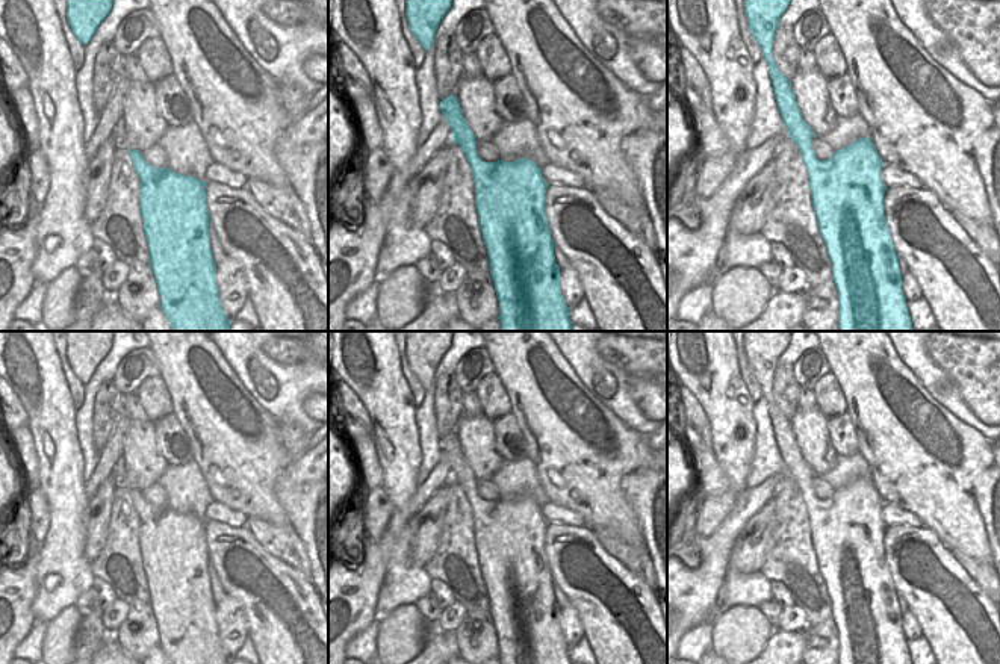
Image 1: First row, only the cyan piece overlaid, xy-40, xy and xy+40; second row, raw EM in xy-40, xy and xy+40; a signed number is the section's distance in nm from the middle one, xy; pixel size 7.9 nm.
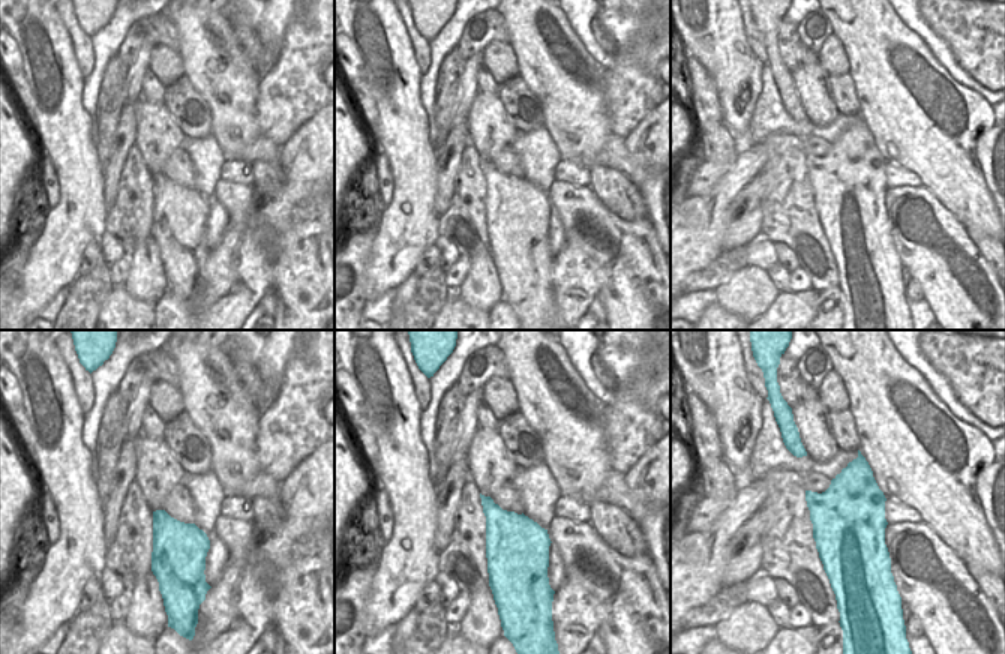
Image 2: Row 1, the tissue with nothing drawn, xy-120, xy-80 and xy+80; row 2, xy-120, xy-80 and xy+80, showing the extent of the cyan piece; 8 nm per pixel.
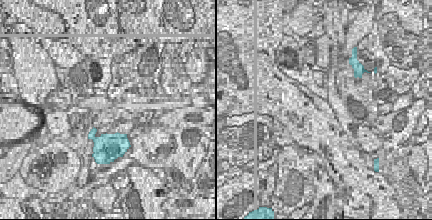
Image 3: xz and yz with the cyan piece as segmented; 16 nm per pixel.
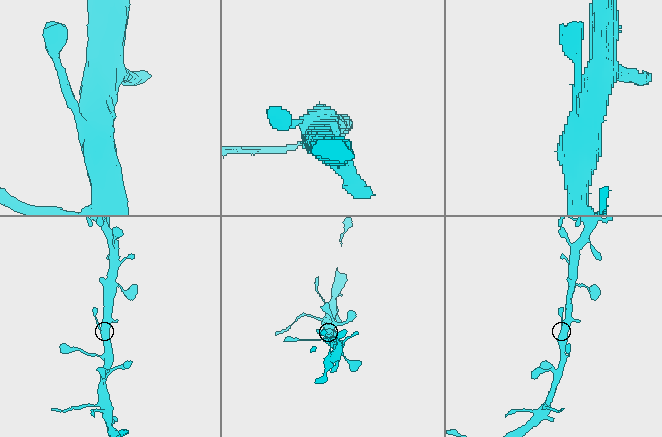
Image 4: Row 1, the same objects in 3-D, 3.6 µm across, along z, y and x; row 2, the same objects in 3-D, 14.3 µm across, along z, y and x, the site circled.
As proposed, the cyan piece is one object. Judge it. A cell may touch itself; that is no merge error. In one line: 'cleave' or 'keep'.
keep

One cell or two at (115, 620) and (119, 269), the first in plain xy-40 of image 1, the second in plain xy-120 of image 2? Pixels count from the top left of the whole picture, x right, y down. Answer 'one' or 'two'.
one

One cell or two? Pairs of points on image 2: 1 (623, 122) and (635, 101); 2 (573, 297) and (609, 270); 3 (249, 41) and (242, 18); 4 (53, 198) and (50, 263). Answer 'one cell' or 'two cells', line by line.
1: one cell
2: two cells
3: one cell
4: two cells

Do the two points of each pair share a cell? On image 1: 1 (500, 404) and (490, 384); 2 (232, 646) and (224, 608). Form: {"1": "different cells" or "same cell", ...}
{"1": "same cell", "2": "same cell"}

